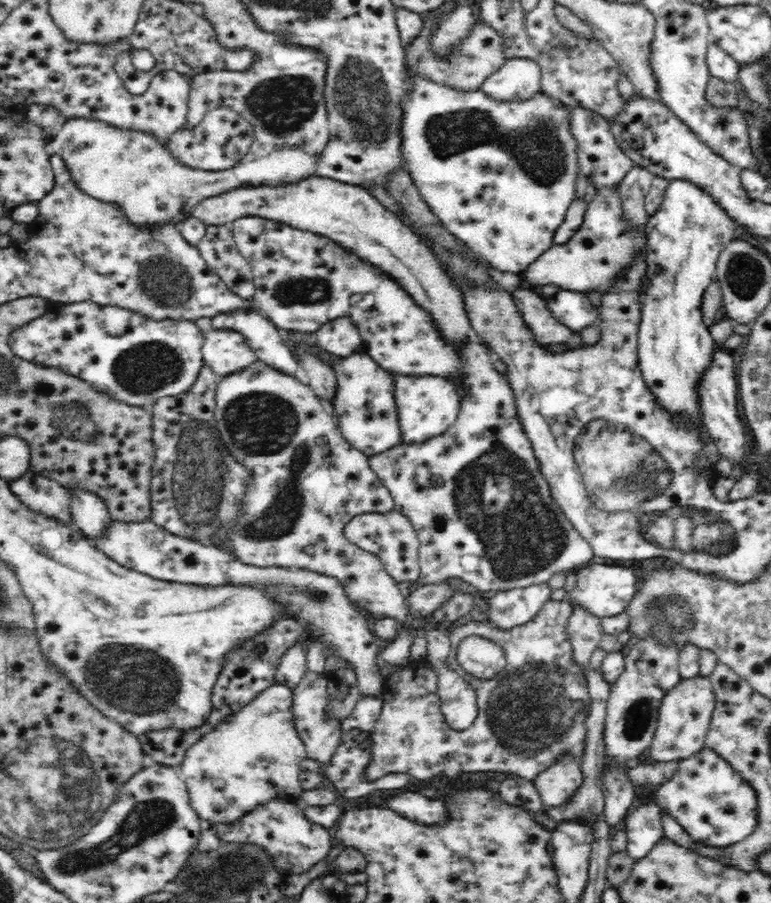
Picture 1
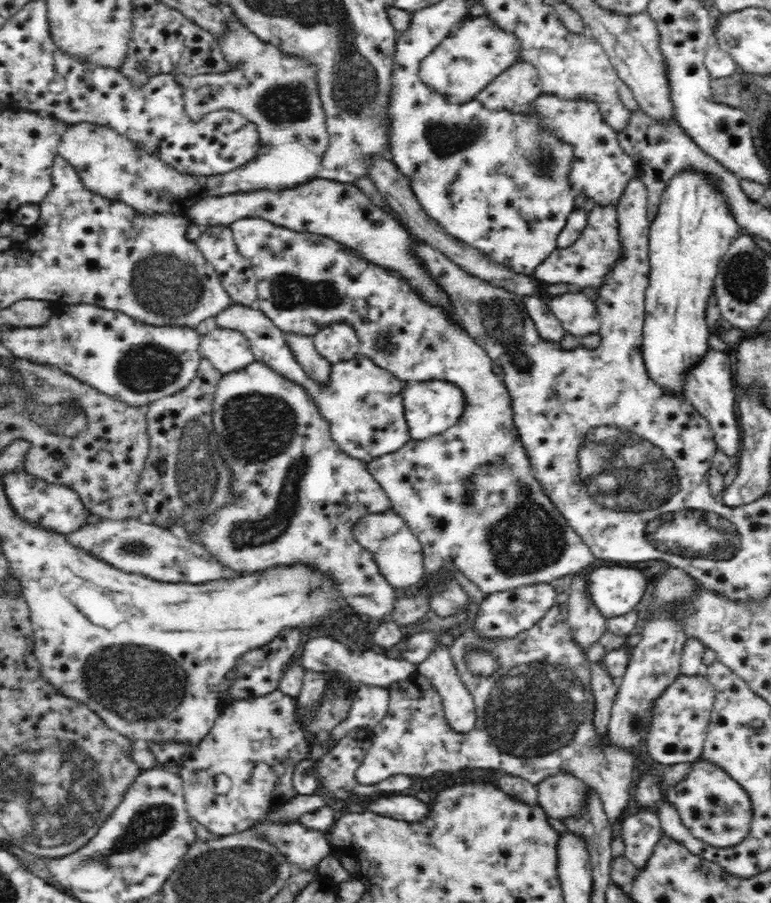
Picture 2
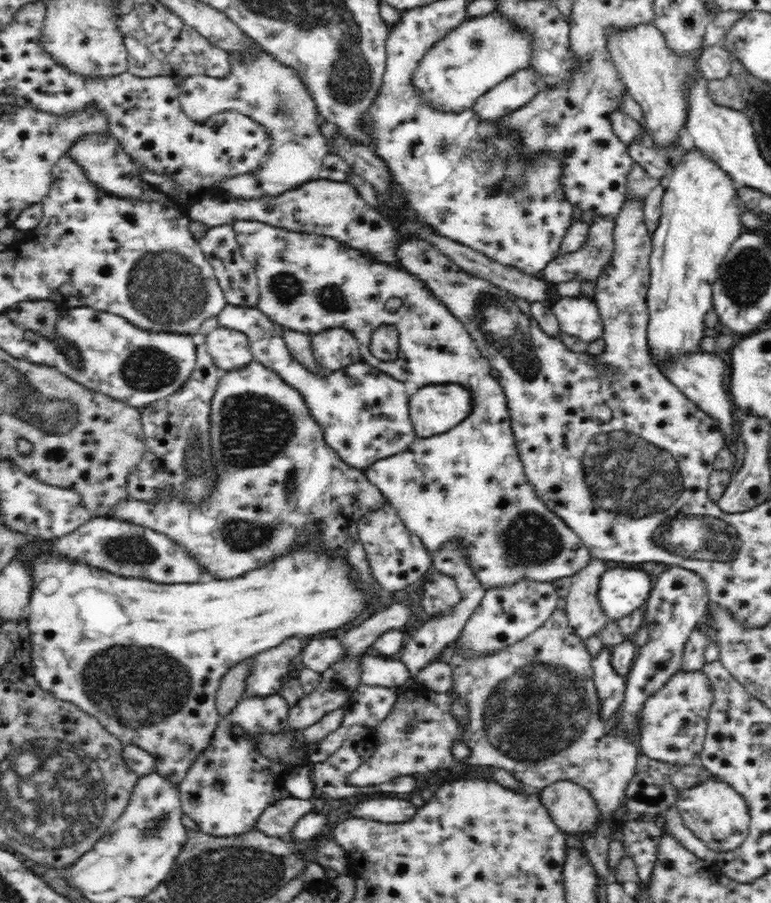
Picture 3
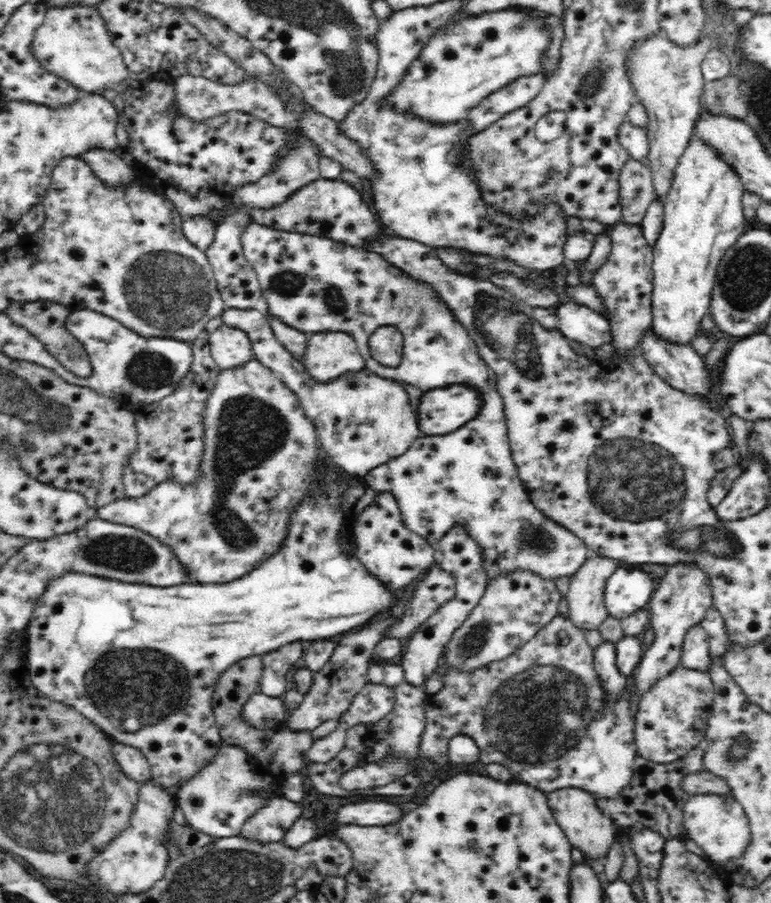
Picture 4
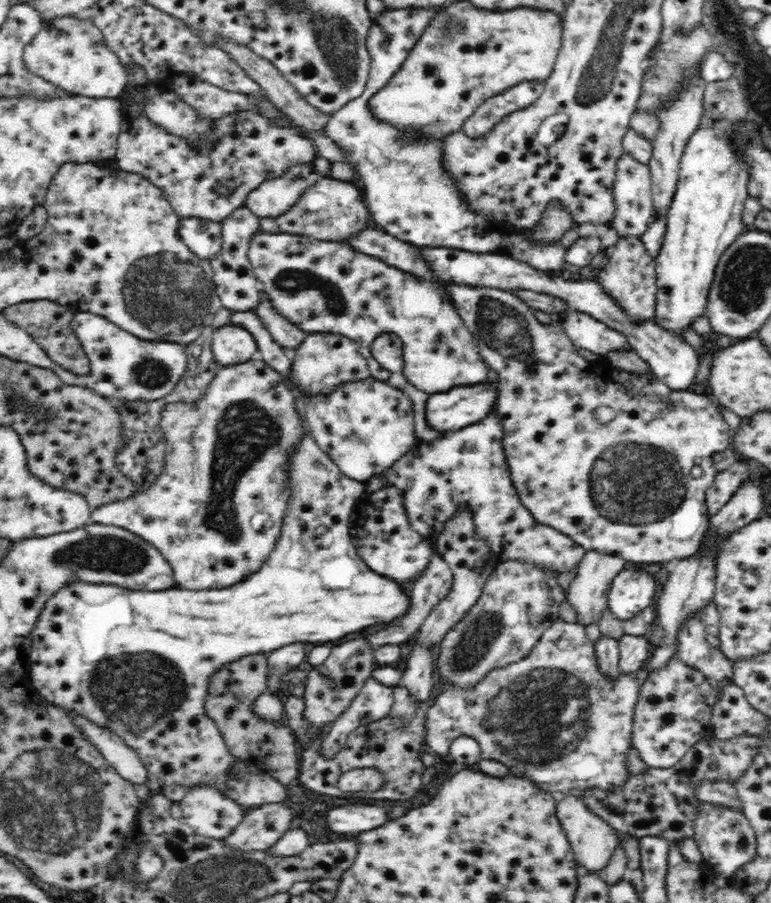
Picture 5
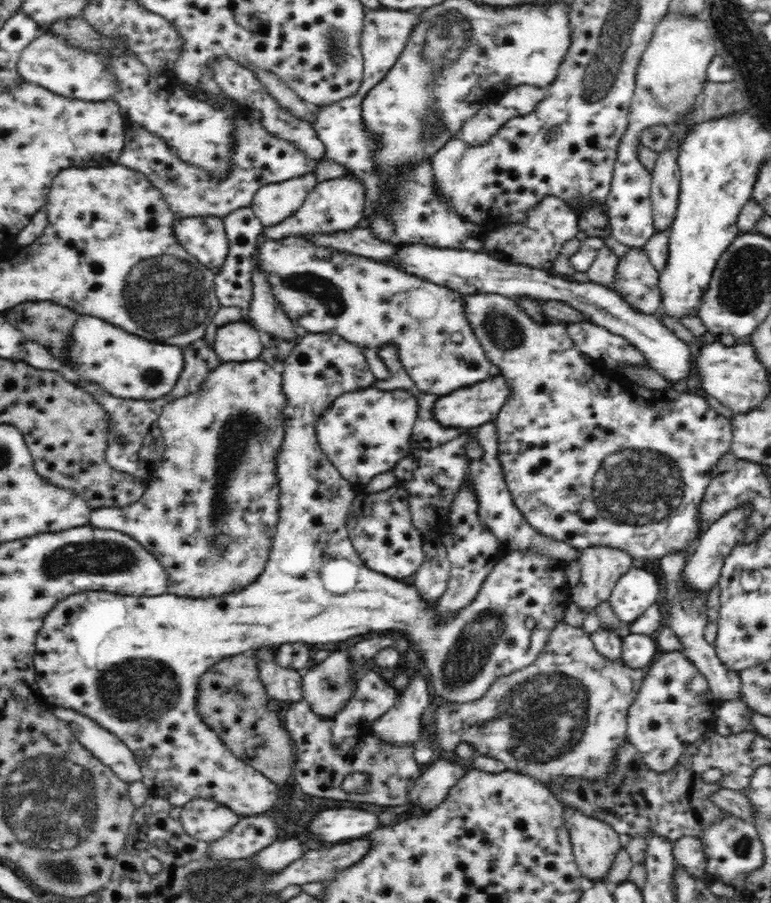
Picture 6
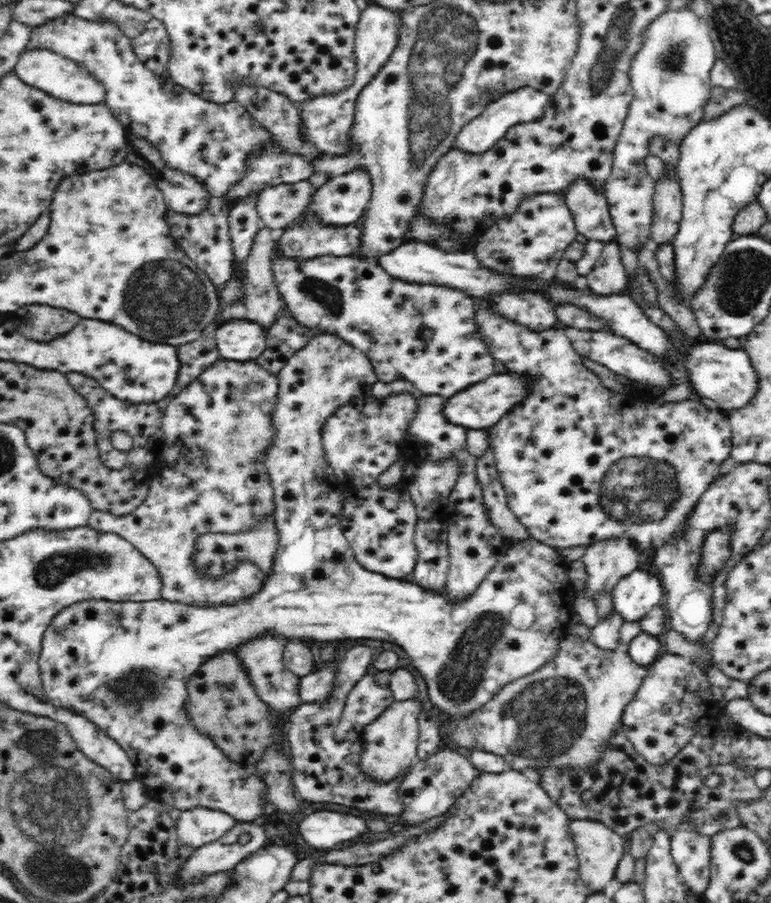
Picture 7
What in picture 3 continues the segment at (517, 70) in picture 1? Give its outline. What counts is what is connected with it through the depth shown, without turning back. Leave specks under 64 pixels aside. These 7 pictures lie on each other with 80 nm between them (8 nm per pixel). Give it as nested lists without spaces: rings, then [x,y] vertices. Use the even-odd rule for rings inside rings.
[[[534,68],[519,70],[483,93],[473,113],[482,121],[496,121],[528,104],[546,85]]]

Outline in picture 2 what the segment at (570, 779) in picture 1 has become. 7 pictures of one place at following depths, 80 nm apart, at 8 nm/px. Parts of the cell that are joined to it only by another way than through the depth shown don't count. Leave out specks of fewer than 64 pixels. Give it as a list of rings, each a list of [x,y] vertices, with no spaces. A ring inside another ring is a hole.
[[[566,771],[557,772],[536,786],[537,803],[550,819],[563,822],[584,814],[590,789],[582,779]]]

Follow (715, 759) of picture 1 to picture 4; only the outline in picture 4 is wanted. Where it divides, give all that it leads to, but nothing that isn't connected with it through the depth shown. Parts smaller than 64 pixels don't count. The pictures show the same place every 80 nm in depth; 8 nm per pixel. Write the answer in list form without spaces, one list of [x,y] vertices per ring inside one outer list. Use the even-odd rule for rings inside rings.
[[[694,796],[684,805],[684,825],[690,839],[705,852],[706,859],[714,863],[721,873],[727,873],[727,864],[746,854],[751,831],[743,807],[733,796]]]

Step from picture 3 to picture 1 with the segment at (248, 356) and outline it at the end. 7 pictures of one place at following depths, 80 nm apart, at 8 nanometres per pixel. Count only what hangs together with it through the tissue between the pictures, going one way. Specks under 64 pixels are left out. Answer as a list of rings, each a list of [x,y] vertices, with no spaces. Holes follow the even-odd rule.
[[[212,330],[204,334],[203,362],[221,378],[248,368],[257,361],[244,335],[230,330]]]

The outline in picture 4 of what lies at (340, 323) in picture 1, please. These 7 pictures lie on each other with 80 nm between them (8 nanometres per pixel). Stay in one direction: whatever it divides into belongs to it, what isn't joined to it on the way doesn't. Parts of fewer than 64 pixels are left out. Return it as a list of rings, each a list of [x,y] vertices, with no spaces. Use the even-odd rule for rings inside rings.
[[[344,332],[309,334],[300,363],[304,371],[319,384],[328,384],[346,373],[362,372],[366,368],[353,336]]]

